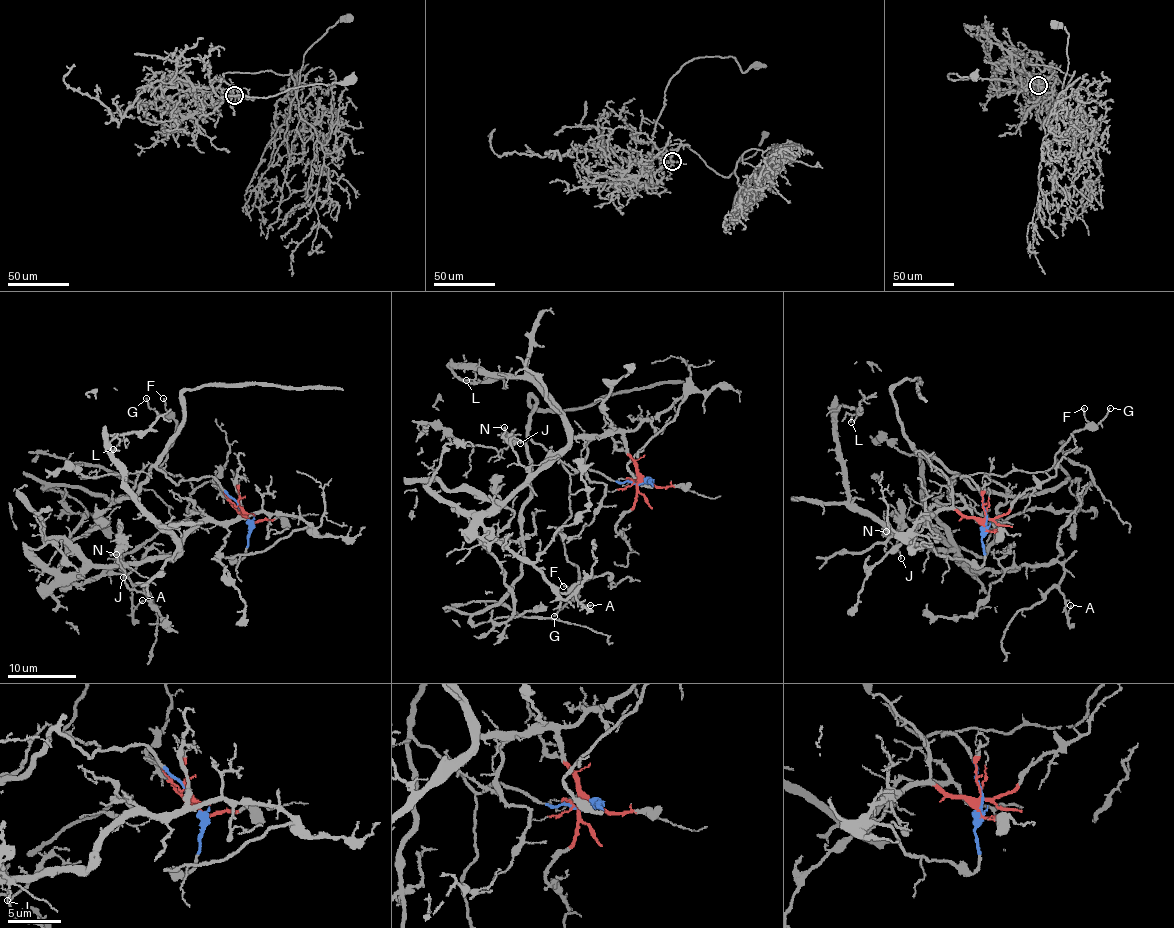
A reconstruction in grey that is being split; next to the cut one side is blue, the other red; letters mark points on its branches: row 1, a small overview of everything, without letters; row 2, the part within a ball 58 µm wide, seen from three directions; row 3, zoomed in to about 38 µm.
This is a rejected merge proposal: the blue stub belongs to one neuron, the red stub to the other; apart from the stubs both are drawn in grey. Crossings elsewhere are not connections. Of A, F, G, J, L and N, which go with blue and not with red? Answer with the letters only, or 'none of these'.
F, G

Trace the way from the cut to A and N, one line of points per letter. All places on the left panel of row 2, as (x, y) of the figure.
A: (245, 516), (200, 522), (173, 557), (62, 581), (121, 562), (132, 608), (143, 600)
N: (245, 516), (239, 507), (236, 518), (229, 521), (200, 522), (173, 557), (150, 556), (125, 564), (115, 554)

